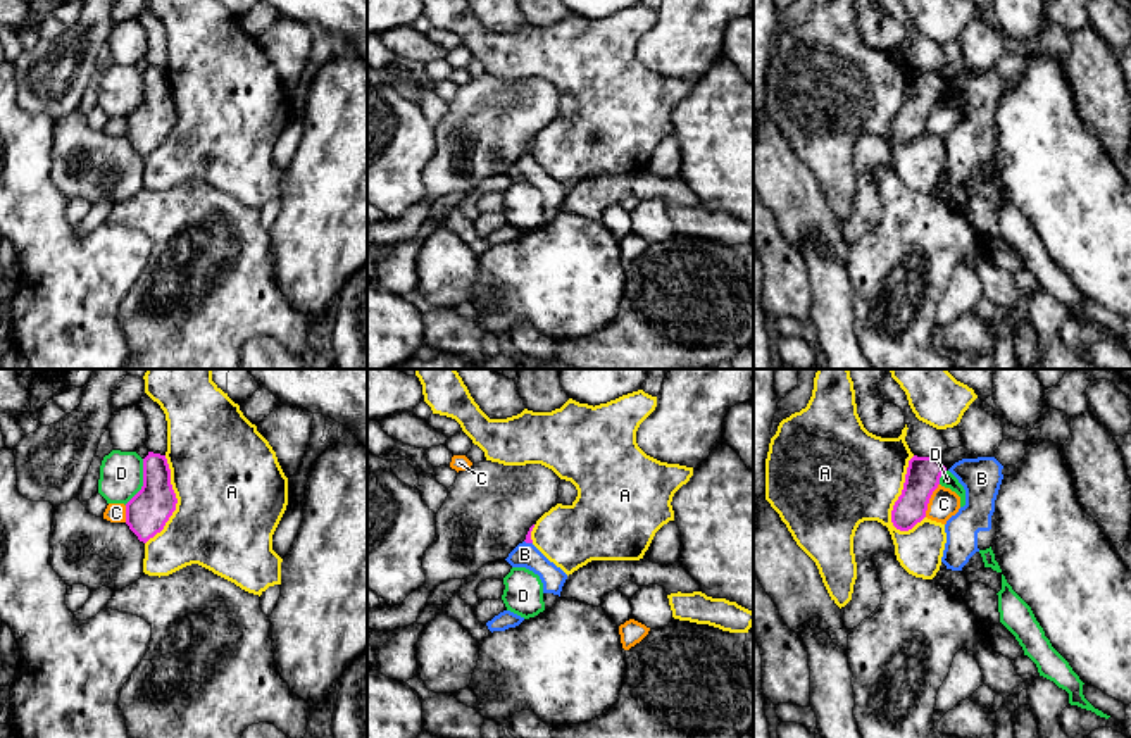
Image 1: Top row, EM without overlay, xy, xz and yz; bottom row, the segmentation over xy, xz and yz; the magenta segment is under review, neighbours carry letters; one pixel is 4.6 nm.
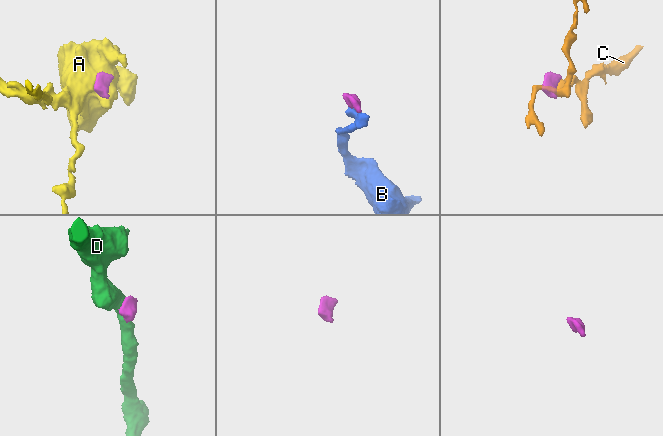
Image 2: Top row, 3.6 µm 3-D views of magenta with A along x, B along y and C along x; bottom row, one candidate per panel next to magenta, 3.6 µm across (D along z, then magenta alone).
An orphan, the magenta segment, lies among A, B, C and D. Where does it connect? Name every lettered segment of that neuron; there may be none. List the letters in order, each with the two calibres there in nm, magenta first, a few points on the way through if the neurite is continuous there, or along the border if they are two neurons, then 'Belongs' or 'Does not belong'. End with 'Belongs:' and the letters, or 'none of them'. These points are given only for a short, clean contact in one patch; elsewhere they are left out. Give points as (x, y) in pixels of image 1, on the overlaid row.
A: Thickness 160 nm (magenta) against 440 nm. Does not belong
B: Thickness 30 nm (magenta) against 110 nm. Path across: xz (528, 537), (528, 542), (524, 554). Belongs
C: Thickness 160 nm (magenta) against 140 nm. Boundary: yz (938, 483), (924, 516). Does not belong
D: Thickness 200 nm (magenta) against 200 nm. Boundary: xy (143, 459), (143, 485), (124, 504). Does not belong
Belongs: B

